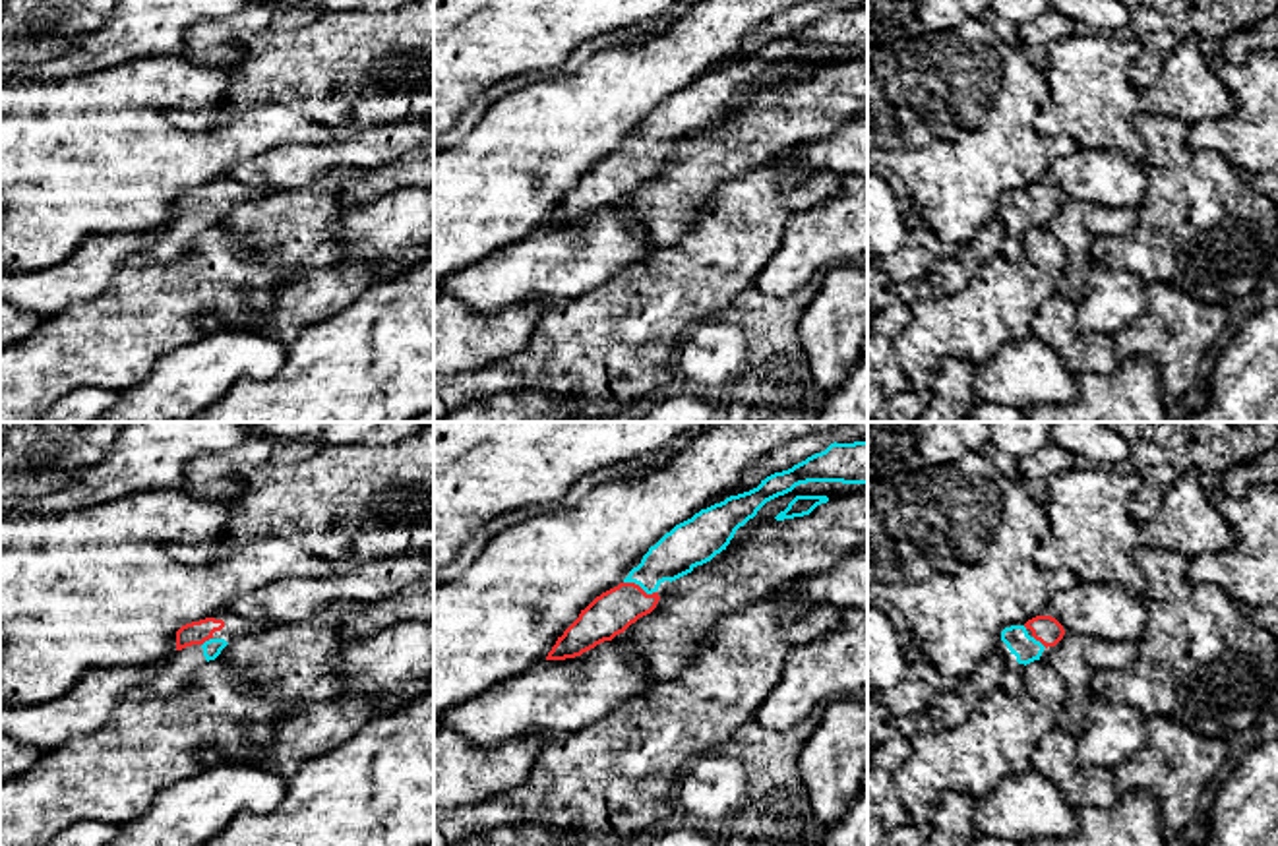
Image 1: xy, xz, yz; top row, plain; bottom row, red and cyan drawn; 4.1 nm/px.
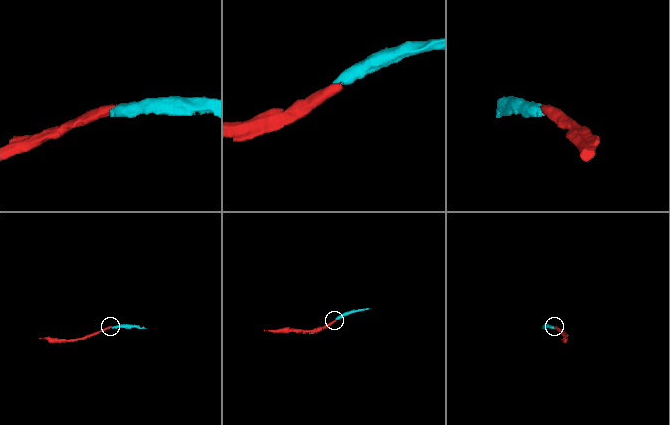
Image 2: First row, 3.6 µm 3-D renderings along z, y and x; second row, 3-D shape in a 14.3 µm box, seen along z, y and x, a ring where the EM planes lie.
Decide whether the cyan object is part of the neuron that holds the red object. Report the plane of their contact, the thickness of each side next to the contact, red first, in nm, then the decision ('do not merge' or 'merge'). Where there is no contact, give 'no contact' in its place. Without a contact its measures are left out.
xz | 180/180 nm | merge

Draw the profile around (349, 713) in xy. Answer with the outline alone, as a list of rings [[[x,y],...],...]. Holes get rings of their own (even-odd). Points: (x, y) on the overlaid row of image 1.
[[[333,697],[296,707],[275,728],[271,741],[242,765],[258,765],[290,778],[298,767],[345,743],[378,710],[372,699]]]

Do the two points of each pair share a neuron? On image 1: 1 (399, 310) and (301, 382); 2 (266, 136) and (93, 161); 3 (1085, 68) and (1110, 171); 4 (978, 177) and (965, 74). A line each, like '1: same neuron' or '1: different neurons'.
1: same neuron
2: same neuron
3: different neurons
4: same neuron

